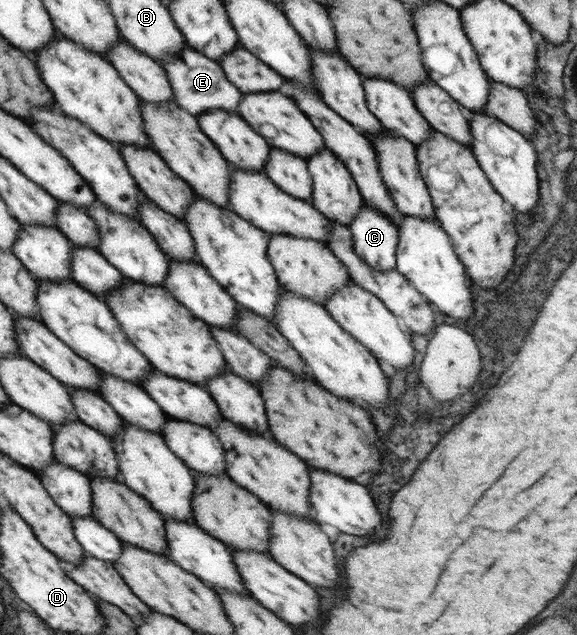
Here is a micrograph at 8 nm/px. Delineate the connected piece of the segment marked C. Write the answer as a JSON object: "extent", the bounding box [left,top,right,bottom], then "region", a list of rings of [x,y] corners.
{"extent":[349,202,399,273],"region":[[[366,202],[349,225],[354,253],[378,273],[396,269],[399,230],[385,213]]]}

